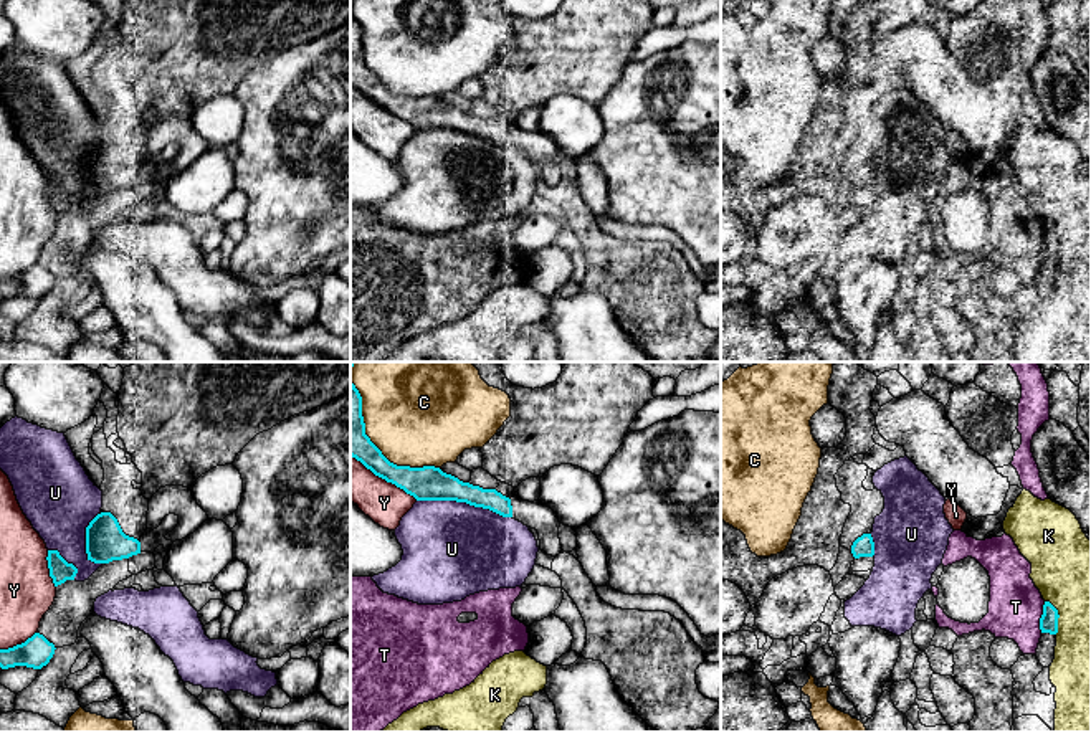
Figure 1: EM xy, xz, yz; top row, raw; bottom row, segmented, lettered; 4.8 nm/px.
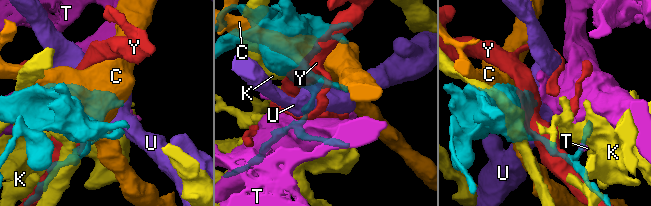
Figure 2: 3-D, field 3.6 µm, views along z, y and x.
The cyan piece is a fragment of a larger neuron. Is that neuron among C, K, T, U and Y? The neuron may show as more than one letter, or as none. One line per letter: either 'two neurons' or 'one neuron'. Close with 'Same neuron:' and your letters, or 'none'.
C: two neurons
K: two neurons
T: two neurons
U: two neurons
Y: two neurons
Same neuron: none

